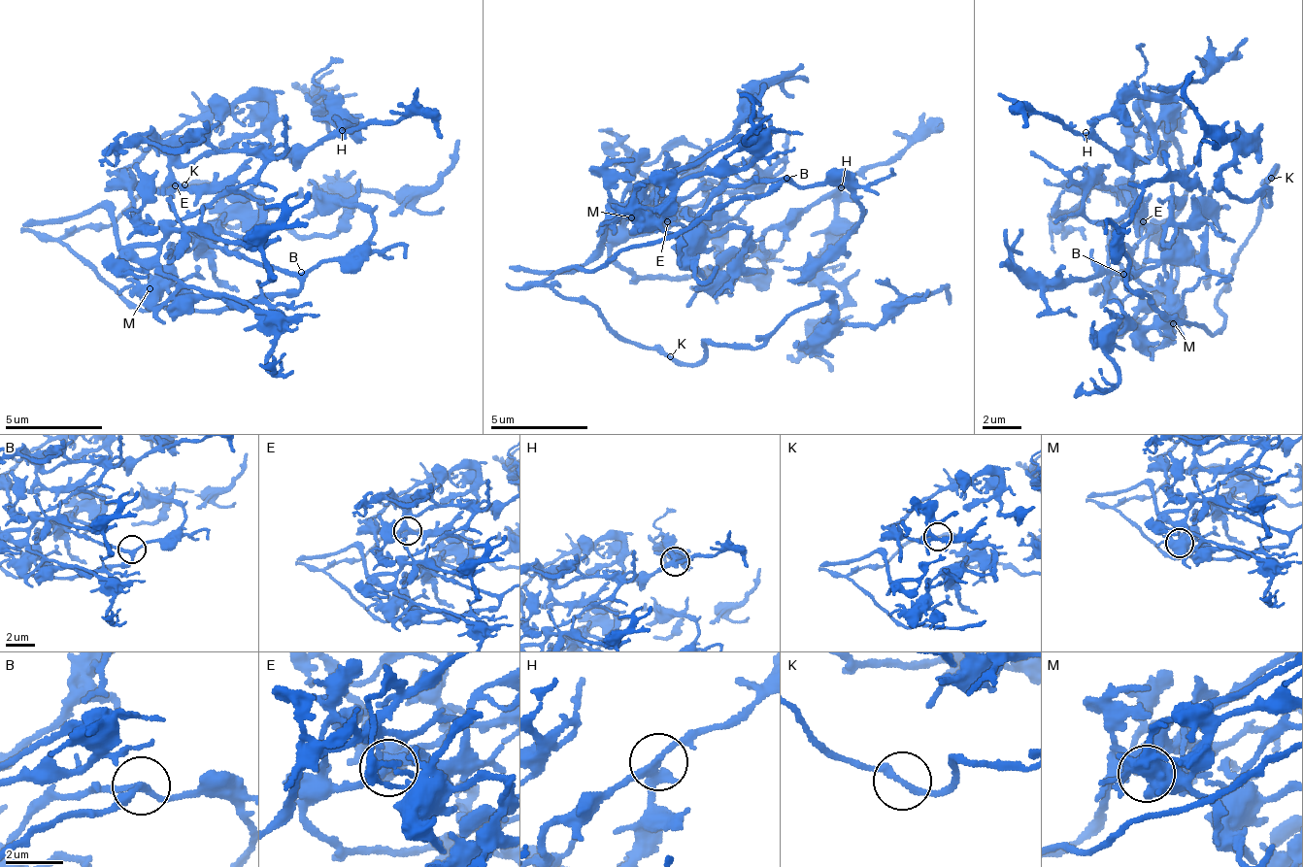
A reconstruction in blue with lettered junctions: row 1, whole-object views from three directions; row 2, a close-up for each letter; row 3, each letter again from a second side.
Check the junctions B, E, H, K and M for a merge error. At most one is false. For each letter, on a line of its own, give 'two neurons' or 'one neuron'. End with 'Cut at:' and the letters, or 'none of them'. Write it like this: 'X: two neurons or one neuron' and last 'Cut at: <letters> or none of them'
B: one neuron
E: one neuron
H: one neuron
K: one neuron
M: one neuron
Cut at: none of them

